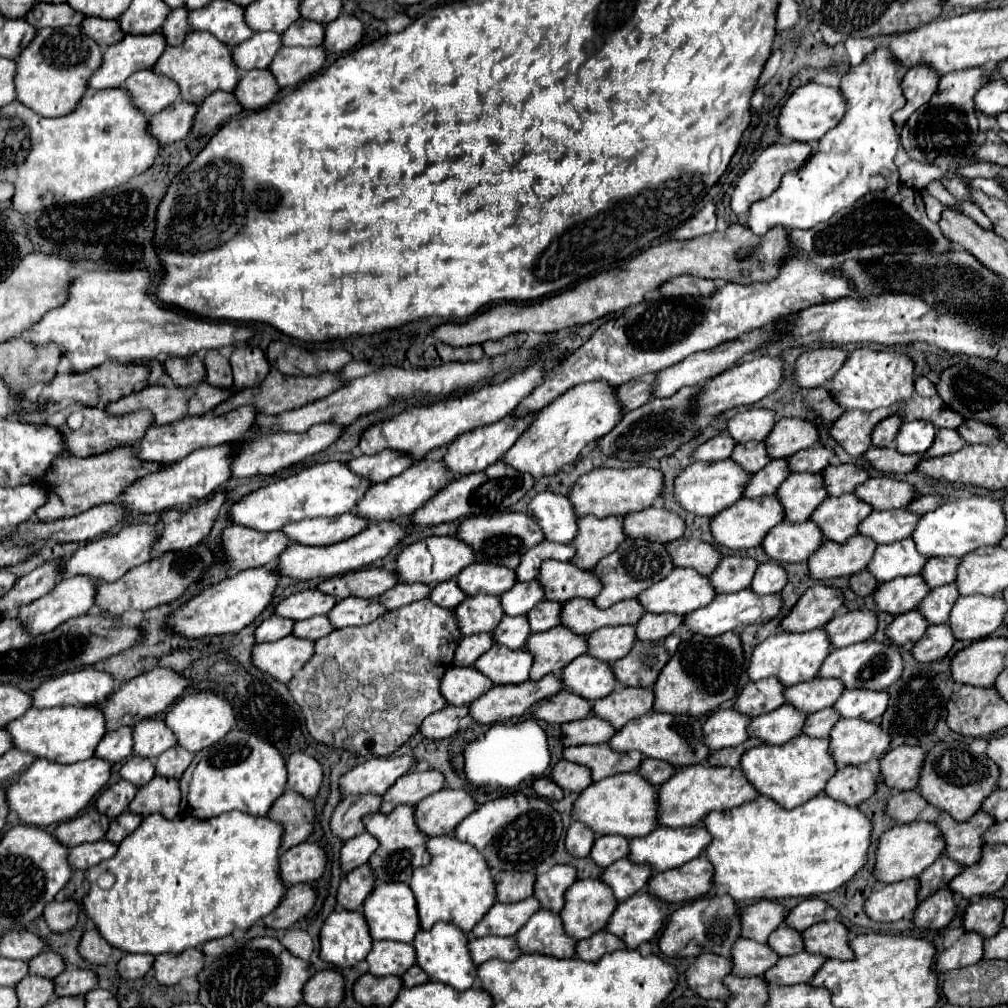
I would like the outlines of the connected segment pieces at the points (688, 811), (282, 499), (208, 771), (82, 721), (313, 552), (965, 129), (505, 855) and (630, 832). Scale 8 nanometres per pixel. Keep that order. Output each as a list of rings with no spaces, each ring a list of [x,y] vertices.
[[[702,764],[686,766],[658,788],[658,826],[696,826],[712,810],[730,810],[754,798],[756,790],[750,788],[738,768],[712,768]]]
[[[324,462],[246,494],[230,508],[228,520],[232,524],[254,528],[258,532],[274,532],[288,522],[304,518],[334,518],[350,512],[364,496],[368,486],[370,482],[352,474],[346,464]]]
[[[232,730],[226,738],[198,752],[198,764],[192,770],[184,802],[194,818],[206,820],[222,812],[240,810],[252,816],[266,816],[272,802],[284,792],[286,764],[280,752],[254,734]]]
[[[64,706],[64,708],[46,708],[46,710],[30,708],[24,716],[6,724],[6,732],[10,734],[14,748],[22,752],[30,752],[36,758],[54,760],[58,764],[74,764],[92,758],[96,744],[106,734],[106,728],[100,708]]]
[[[404,520],[394,522],[380,522],[380,524],[368,524],[366,530],[362,530],[358,536],[352,536],[344,542],[332,544],[332,546],[302,546],[302,544],[290,544],[276,562],[276,572],[282,578],[292,580],[312,580],[312,578],[332,578],[338,574],[346,574],[352,570],[360,570],[368,564],[372,564],[378,558],[384,558],[406,534],[410,532],[410,526]]]
[[[966,68],[940,78],[932,100],[920,106],[904,124],[900,140],[912,160],[936,166],[948,166],[972,154],[978,140],[978,112],[974,112],[974,92],[990,82],[990,72],[984,68]]]
[[[524,794],[502,796],[502,798],[482,804],[470,816],[466,816],[454,830],[456,840],[462,840],[462,842],[474,846],[484,856],[484,860],[490,864],[490,870],[498,870],[498,872],[500,870],[532,872],[540,862],[544,862],[548,856],[552,856],[560,836],[562,836],[562,820],[560,820],[558,812],[544,798],[536,798],[536,796],[530,798]]]
[[[638,772],[608,776],[600,782],[590,784],[582,790],[582,794],[578,794],[572,806],[572,820],[590,826],[598,836],[618,834],[626,836],[628,840],[646,836],[656,828],[656,788],[642,780]]]

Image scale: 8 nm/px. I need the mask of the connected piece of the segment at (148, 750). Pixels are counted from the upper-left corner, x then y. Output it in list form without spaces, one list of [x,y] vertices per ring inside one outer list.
[[[144,720],[132,728],[134,754],[142,758],[158,758],[164,750],[176,744],[174,734],[162,720]]]

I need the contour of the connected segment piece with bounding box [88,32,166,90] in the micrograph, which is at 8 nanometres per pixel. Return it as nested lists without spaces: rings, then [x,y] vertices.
[[[140,34],[124,36],[118,44],[112,44],[104,50],[102,64],[94,76],[88,80],[88,88],[104,90],[118,88],[130,74],[150,68],[166,48],[162,34]]]

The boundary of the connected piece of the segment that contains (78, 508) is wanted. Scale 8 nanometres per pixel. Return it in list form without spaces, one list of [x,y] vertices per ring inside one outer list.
[[[118,446],[108,452],[94,454],[90,458],[62,456],[54,460],[52,472],[44,478],[46,484],[50,486],[50,494],[48,502],[42,508],[38,508],[36,516],[42,522],[50,522],[56,518],[76,516],[98,504],[118,502],[118,498],[126,492],[126,488],[130,488],[130,484],[158,470],[162,470],[162,464],[146,464],[146,460],[138,460],[138,456],[134,456],[134,446]]]

